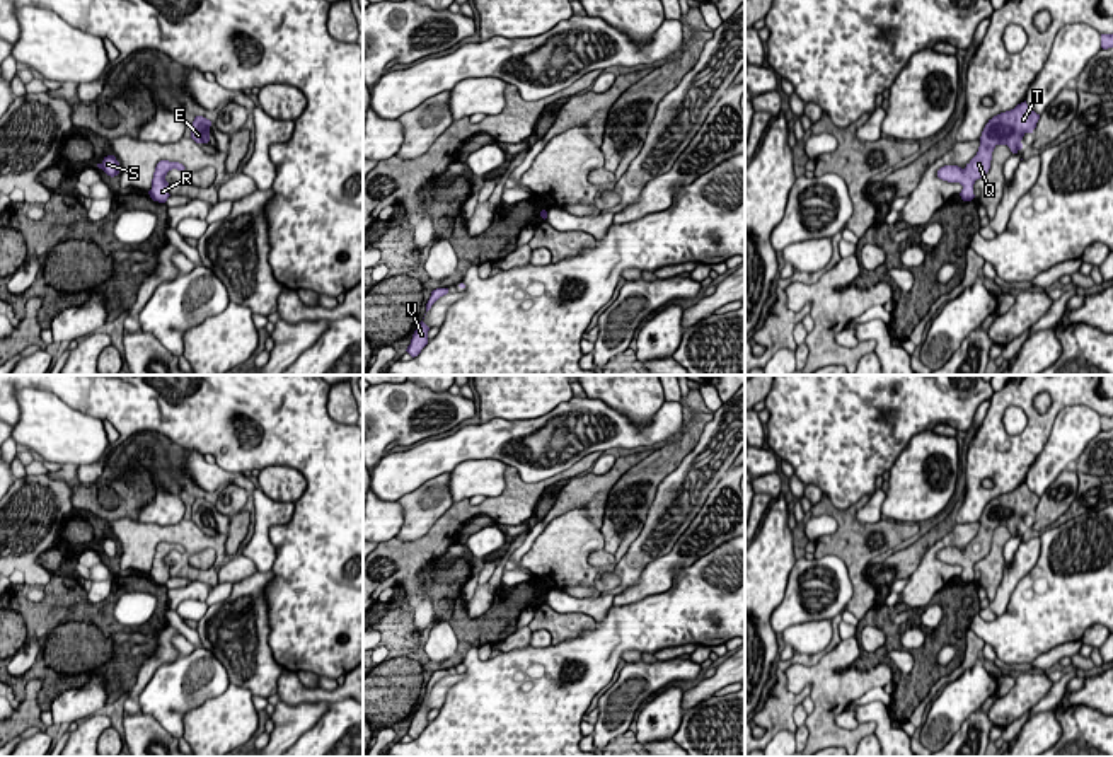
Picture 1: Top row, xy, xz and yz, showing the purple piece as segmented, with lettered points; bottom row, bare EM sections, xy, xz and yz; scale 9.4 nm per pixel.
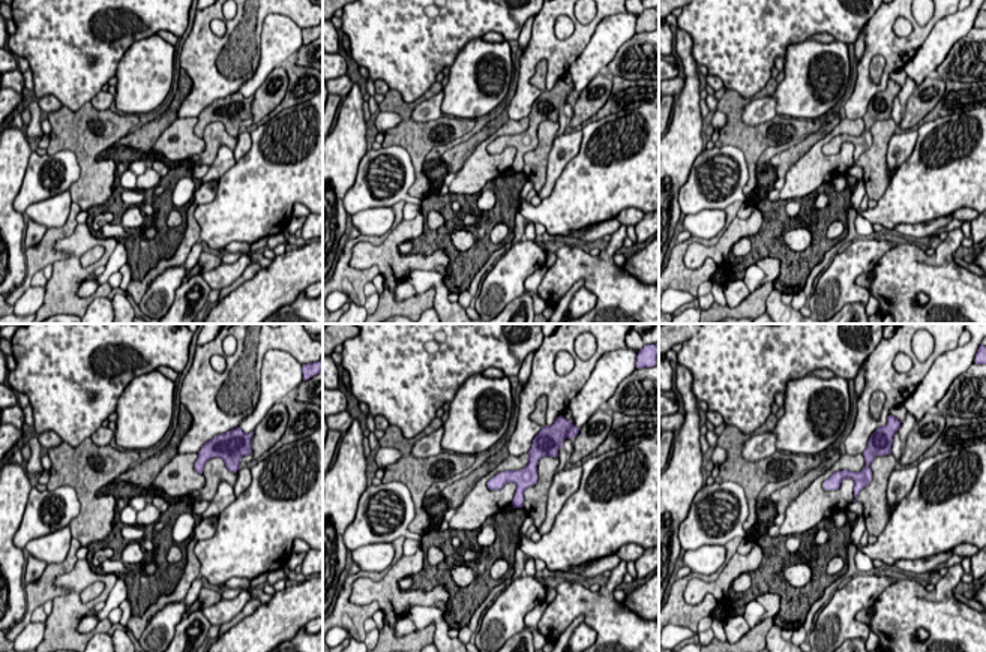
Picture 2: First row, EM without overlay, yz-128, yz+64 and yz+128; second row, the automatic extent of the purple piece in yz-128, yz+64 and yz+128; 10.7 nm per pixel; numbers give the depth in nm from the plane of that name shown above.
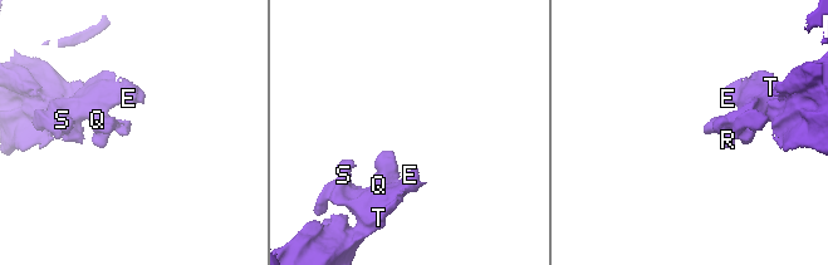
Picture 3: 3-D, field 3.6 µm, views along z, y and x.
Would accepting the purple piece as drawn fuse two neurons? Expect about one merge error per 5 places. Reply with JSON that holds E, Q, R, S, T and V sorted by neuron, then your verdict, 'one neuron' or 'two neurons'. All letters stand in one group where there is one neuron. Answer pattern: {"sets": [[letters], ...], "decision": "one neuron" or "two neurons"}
{"sets": [["E", "Q", "R", "S", "T", "V"]], "decision": "one neuron"}

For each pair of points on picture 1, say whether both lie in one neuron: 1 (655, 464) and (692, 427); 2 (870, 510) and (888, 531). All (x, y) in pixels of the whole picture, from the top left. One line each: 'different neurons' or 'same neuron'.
1: same neuron
2: different neurons

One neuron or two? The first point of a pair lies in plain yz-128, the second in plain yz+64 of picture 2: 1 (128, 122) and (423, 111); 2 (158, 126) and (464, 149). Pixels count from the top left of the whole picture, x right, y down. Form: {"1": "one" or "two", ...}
{"1": "two", "2": "one"}

